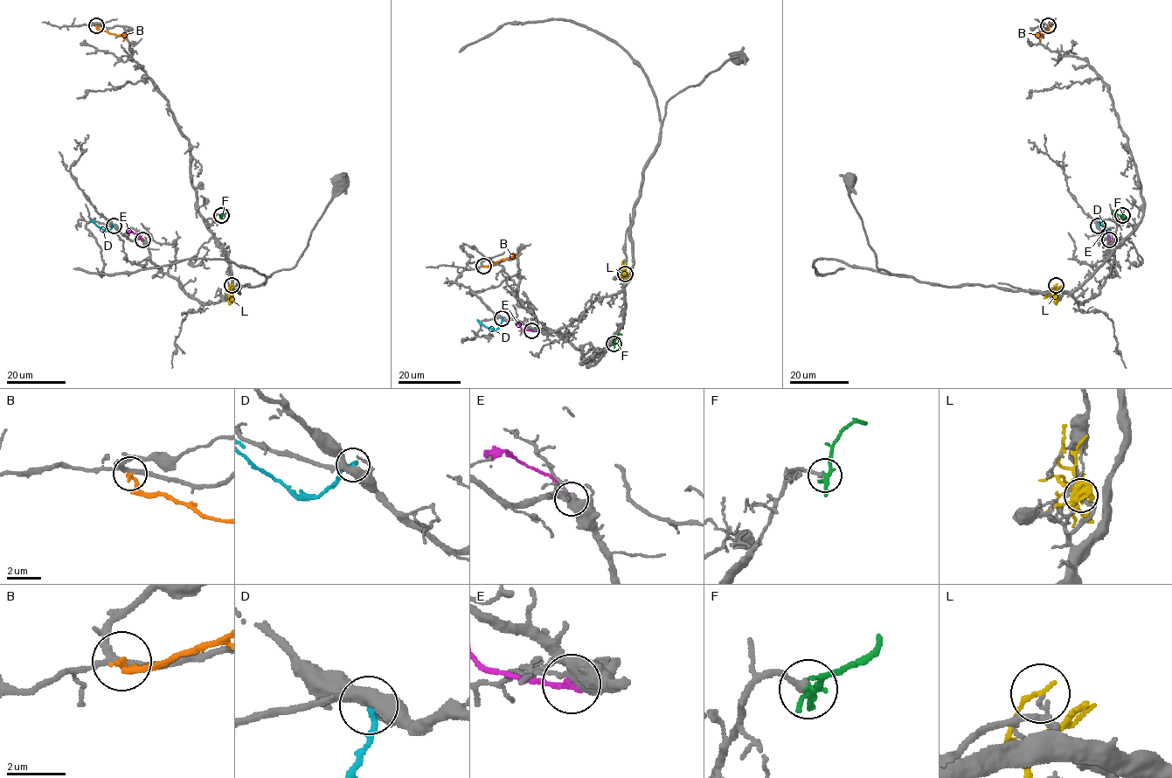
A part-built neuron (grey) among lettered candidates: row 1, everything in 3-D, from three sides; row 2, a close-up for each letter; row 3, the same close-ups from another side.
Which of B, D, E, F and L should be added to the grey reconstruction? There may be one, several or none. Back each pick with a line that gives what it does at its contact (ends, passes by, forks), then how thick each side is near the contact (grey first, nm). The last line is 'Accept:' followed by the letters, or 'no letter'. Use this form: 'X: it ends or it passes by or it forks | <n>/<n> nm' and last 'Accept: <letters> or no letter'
Accept: no letter

